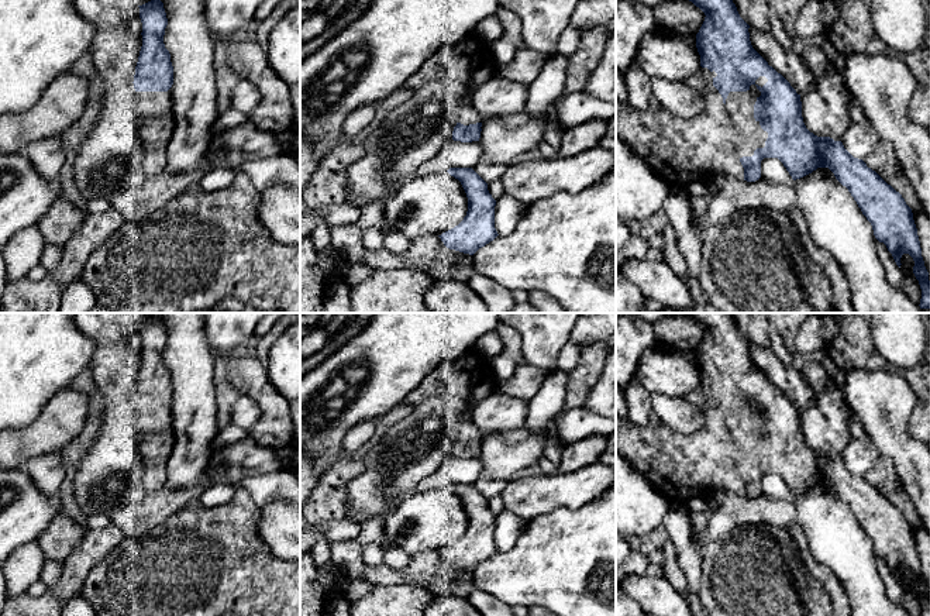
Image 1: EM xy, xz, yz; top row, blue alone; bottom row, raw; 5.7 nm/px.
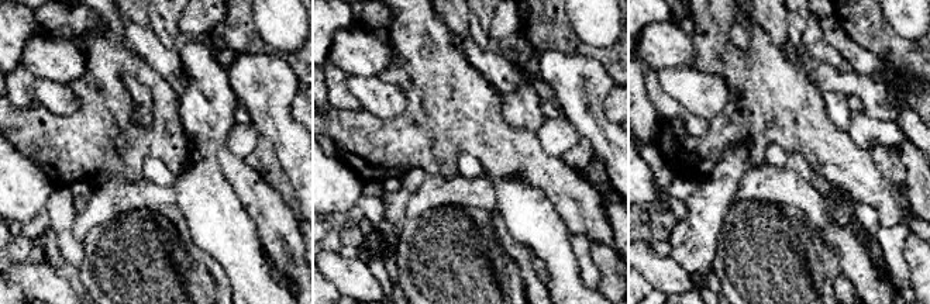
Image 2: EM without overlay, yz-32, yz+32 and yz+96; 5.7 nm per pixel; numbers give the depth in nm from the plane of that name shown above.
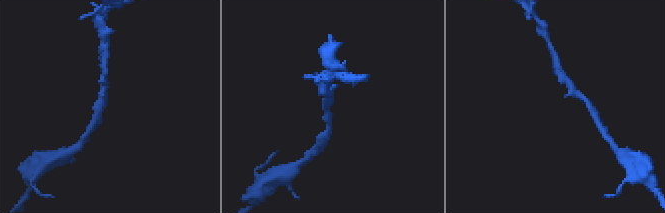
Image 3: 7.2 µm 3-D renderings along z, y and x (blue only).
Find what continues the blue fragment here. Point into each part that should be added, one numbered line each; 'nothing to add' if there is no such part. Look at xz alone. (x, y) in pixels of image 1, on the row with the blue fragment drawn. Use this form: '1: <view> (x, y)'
1: xz (464, 65)

